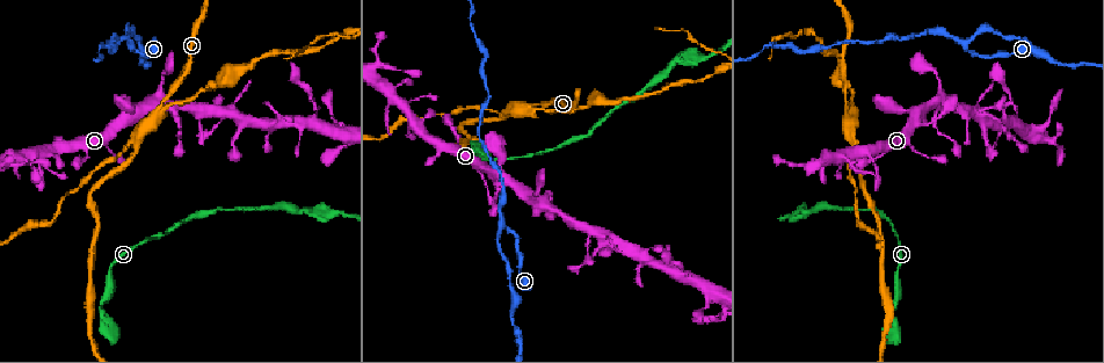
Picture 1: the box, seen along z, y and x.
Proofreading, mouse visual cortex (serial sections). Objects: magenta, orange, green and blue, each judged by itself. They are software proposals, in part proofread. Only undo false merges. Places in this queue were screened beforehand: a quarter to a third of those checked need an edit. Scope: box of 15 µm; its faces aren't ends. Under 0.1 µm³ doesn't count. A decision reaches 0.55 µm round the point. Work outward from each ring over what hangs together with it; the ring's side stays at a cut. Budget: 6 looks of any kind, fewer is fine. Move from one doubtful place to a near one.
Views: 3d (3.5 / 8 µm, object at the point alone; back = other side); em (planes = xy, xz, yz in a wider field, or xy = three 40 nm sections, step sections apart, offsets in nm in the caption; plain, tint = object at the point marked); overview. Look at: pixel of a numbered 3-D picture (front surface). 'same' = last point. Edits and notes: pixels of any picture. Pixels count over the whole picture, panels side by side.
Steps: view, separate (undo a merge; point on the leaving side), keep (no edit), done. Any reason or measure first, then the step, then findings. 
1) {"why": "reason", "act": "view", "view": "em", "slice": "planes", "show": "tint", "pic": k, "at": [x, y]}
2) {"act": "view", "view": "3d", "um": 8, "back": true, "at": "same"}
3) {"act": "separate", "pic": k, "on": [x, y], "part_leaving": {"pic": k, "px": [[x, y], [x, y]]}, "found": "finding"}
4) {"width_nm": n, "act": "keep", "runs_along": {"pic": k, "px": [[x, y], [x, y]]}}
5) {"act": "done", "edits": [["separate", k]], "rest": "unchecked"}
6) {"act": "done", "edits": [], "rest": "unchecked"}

{"why": "arms part here", "act": "view", "view": "3d", "um": 3.5, "back": true, "pic": 1, "at": [849, 108]}

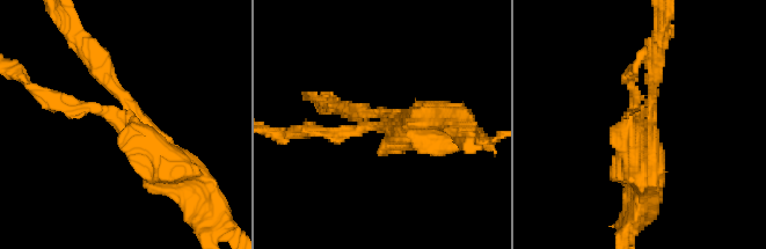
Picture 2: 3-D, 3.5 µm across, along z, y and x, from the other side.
{"arms": 3, "arm_widths_nm": [150, 200, 500], "why": "shape alone is not enough", "act": "view", "view": "em", "slice": "planes", "show": "tint", "pic": 2, "at": [390, 124]}

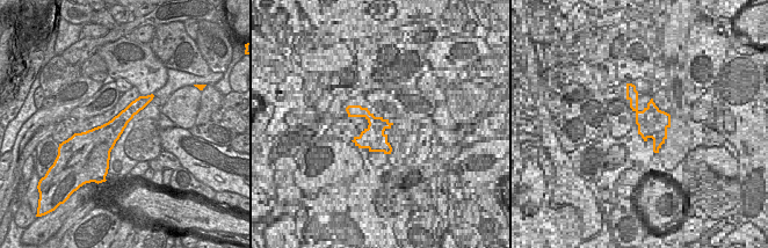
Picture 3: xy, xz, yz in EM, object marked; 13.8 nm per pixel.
{"width_nm": 300, "act": "separate", "pic": 2, "on": [92, 108], "found": "a second cell is stuck on"}

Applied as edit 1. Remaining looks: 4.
{"why": "sudden change in width", "act": "view", "view": "3d", "um": 3.5, "pic": 1, "at": [305, 209]}

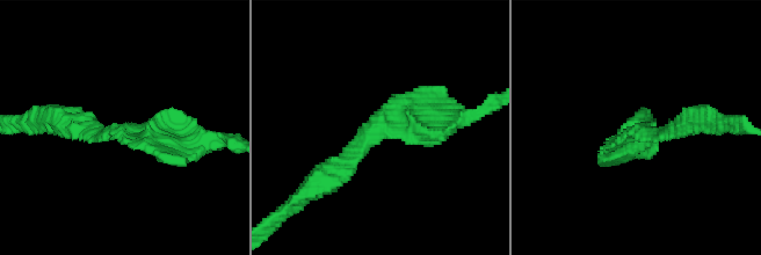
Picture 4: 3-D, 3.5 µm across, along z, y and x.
{"why": "now the EM", "act": "view", "view": "em", "slice": "planes", "show": "tint", "pic": 4, "at": [382, 133]}

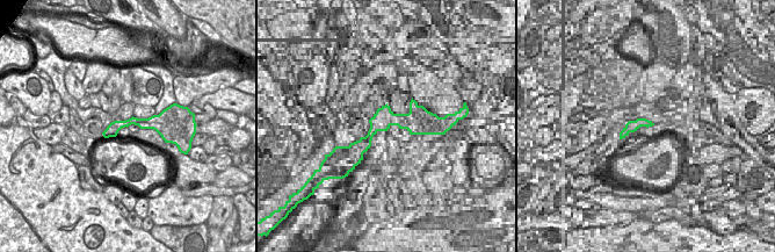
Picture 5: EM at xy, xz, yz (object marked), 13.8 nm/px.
{"act": "view", "view": "em", "slice": "xy", "step": 1, "show": "tint", "at": "same"}

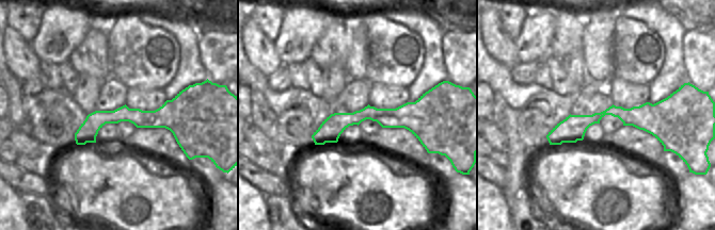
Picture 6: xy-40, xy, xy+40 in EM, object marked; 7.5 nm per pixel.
{"width_nm": 170, "act": "keep", "runs_along": {"pic": 6, "px": [[667, 111], [605, 112], [550, 137]]}, "found": "all the same cell"}

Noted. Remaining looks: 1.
{"why": "three-way junction", "act": "view", "view": "3d", "um": 3.5, "pic": 1, "at": [129, 43]}

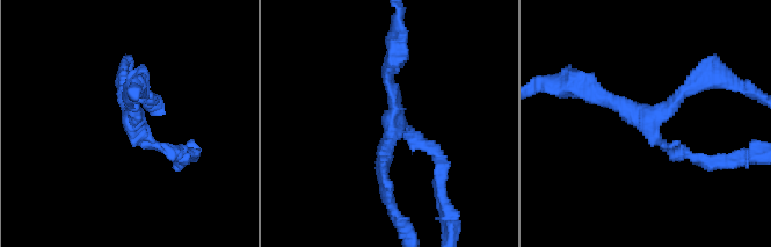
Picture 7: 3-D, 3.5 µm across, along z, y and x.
{"arms": 3, "arm_widths_nm": [150, 200, 200], "act": "keep", "runs_along": {"pic": 7, "px": [[693, 159], [587, 88]]}, "found": "one cell here"}

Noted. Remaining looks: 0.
{"act": "done", "edits": [["separate", 2]], "rest": "unchecked"}

